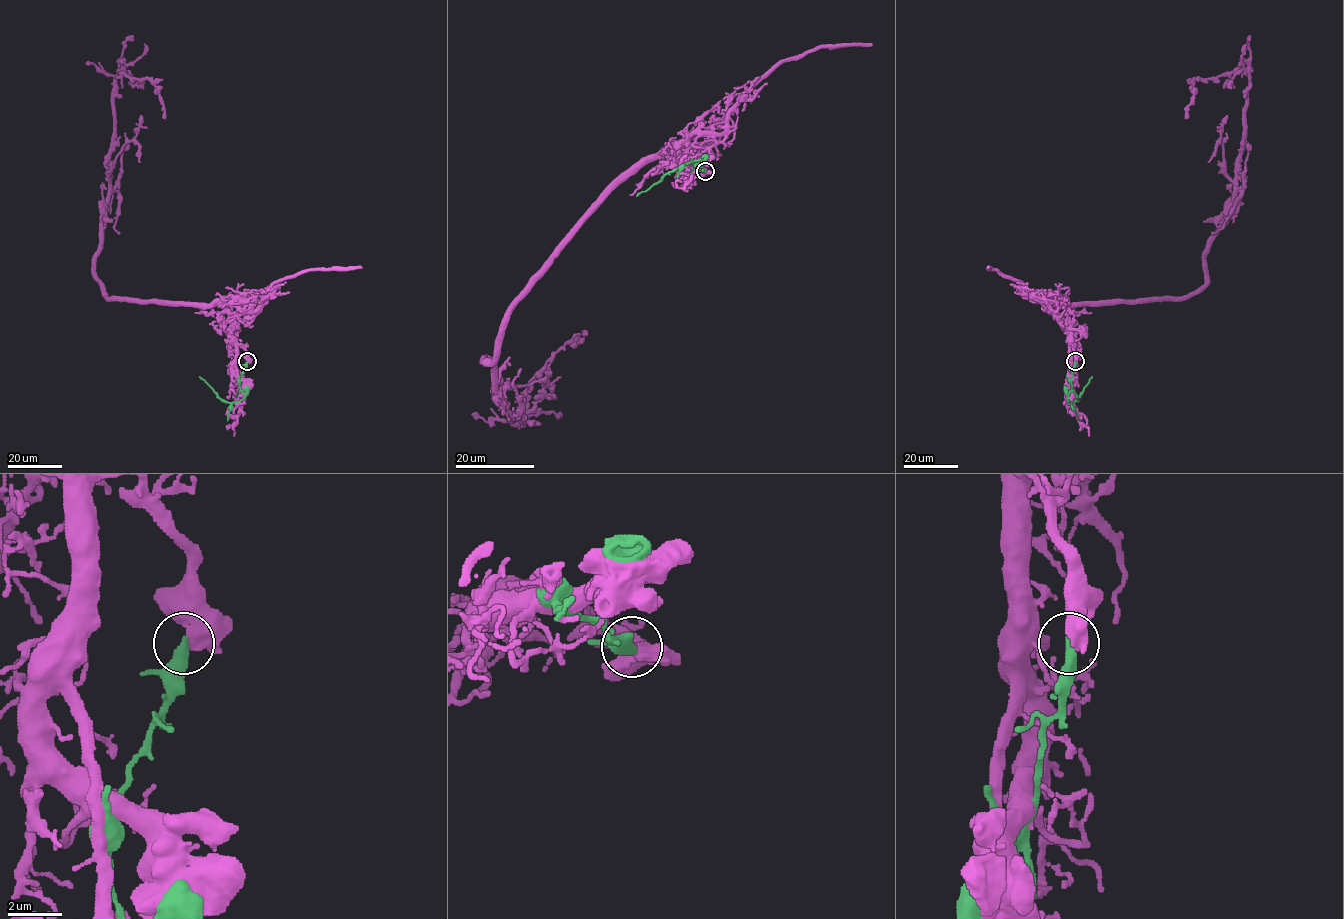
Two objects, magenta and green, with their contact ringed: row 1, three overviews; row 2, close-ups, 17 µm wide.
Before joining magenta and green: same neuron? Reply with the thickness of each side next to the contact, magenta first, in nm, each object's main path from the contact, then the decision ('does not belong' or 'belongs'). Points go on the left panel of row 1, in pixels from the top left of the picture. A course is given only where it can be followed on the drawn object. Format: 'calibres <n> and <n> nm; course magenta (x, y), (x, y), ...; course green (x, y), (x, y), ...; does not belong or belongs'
calibres 420 and 420 nm; course magenta (247, 361), (221, 303), (111, 300), (95, 272), (120, 70), (157, 88), (163, 118); course green (247, 361), (239, 380), (240, 389), (245, 396), (238, 401), (230, 403), (221, 399), (199, 376); does not belong

